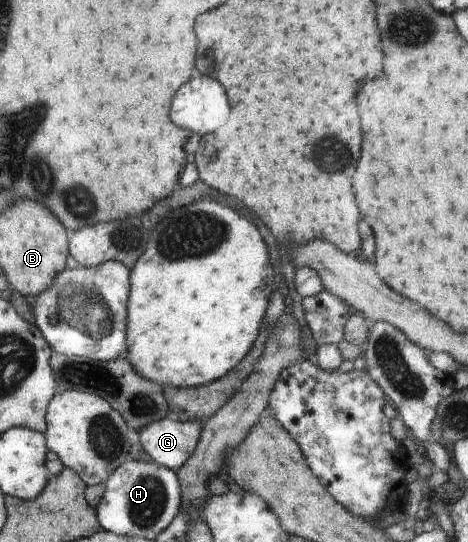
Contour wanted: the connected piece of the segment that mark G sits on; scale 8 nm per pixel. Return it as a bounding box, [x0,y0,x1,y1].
[138,415,201,469]

